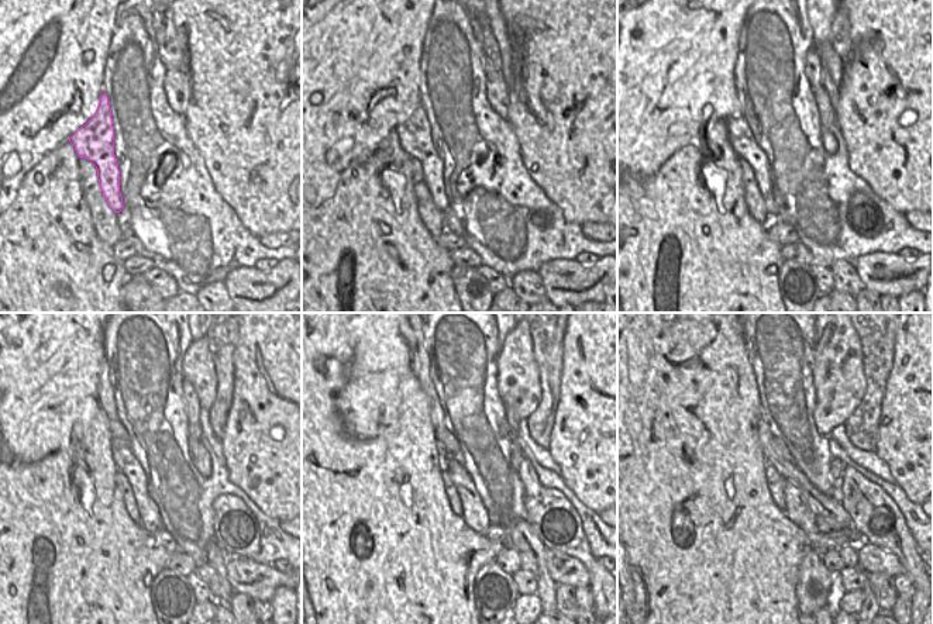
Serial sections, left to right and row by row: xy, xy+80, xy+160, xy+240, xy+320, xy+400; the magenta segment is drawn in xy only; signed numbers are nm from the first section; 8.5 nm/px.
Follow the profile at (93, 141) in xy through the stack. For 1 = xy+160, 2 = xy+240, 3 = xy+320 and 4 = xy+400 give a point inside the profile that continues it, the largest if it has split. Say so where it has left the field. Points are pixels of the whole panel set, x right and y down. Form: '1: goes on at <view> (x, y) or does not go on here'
1: goes on at xy+160 (740, 137)
2: goes on at xy+240 (124, 459)
3: goes on at xy+320 (474, 513)
4: goes on at xy+400 (798, 510)

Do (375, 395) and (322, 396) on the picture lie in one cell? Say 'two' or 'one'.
two

